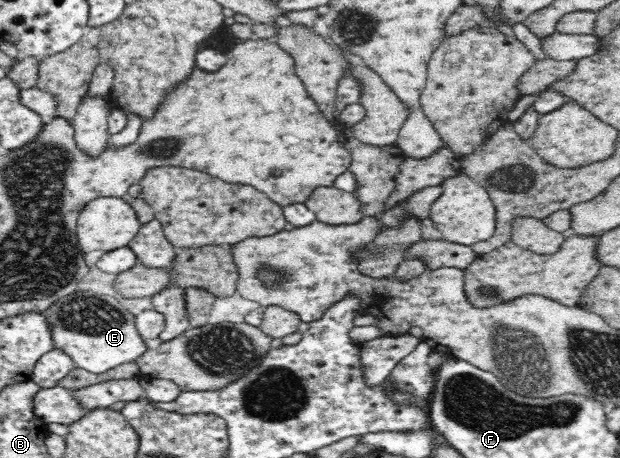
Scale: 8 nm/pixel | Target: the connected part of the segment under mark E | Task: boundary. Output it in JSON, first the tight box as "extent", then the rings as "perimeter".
{"extent":[43,293,148,374],"perimeter":[[[79,293],[66,295],[52,303],[43,316],[55,348],[69,356],[75,367],[89,373],[102,374],[114,367],[135,362],[148,348],[135,327],[135,317],[129,311],[120,313],[96,297]]]}

